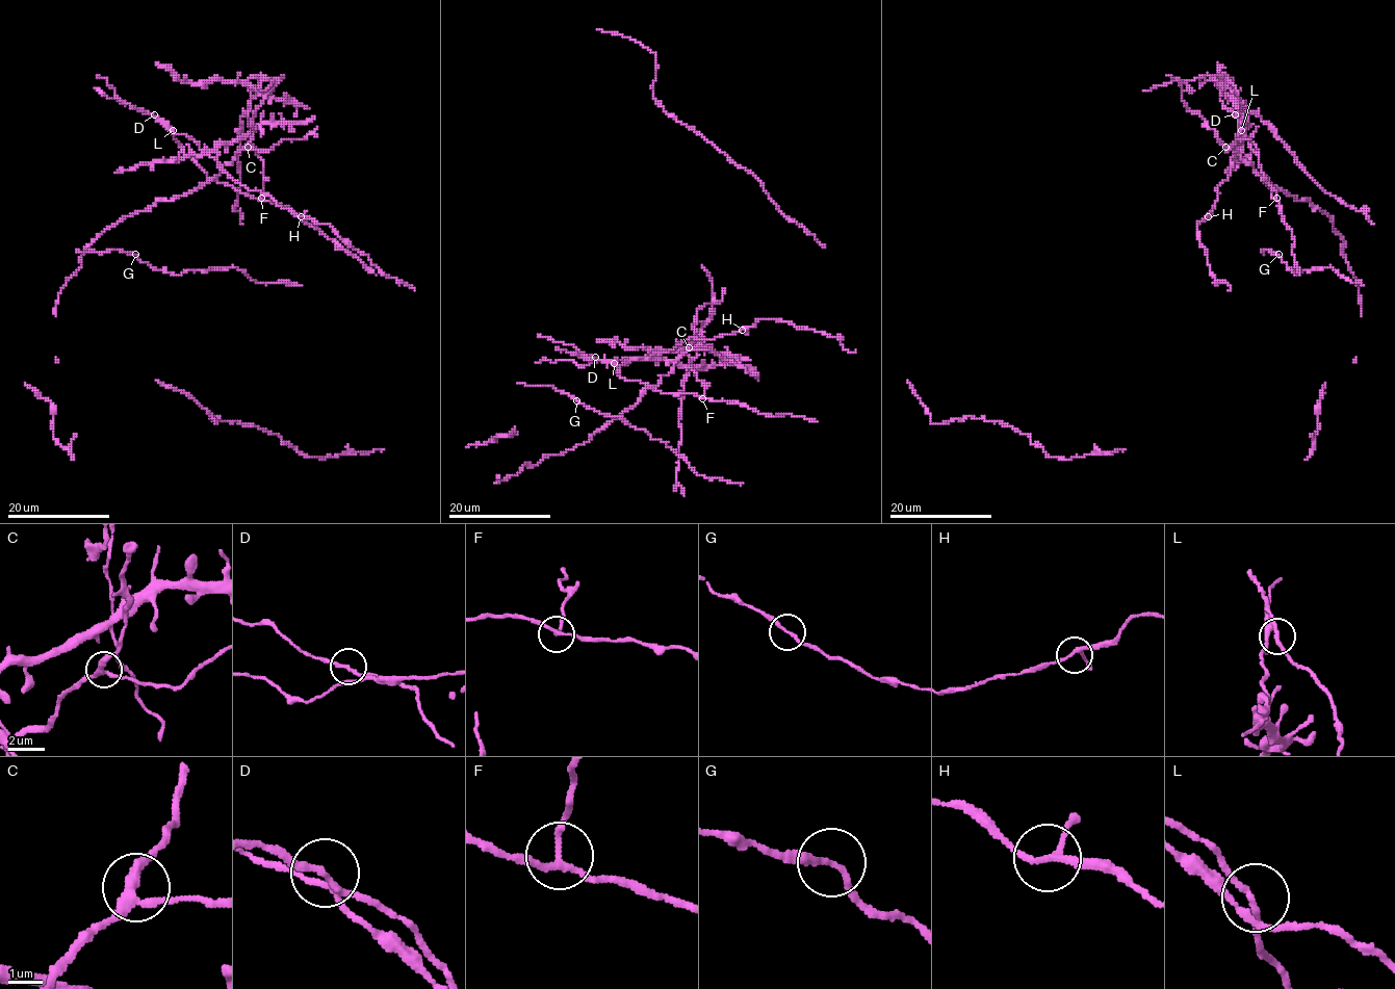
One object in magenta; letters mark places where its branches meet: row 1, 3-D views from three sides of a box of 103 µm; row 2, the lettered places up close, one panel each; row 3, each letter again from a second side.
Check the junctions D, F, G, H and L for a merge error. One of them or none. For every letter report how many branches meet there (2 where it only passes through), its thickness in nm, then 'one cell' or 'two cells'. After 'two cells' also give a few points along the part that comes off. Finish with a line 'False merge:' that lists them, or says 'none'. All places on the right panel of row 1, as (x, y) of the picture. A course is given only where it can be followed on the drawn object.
D: 3 branches meet; 160 nm thick; one cell
F: 3 branches meet; 170 nm thick; two cells
G: 2 branches meet; 180 nm thick; one cell
H: 3 branches meet; 160 nm thick; one cell
L: 2 branches meet; 180 nm thick; one cell
False merge: F

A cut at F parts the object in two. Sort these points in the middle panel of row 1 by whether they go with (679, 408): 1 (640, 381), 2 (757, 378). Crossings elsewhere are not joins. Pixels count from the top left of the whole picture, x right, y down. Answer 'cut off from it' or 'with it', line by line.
1: cut off from it
2: with it

